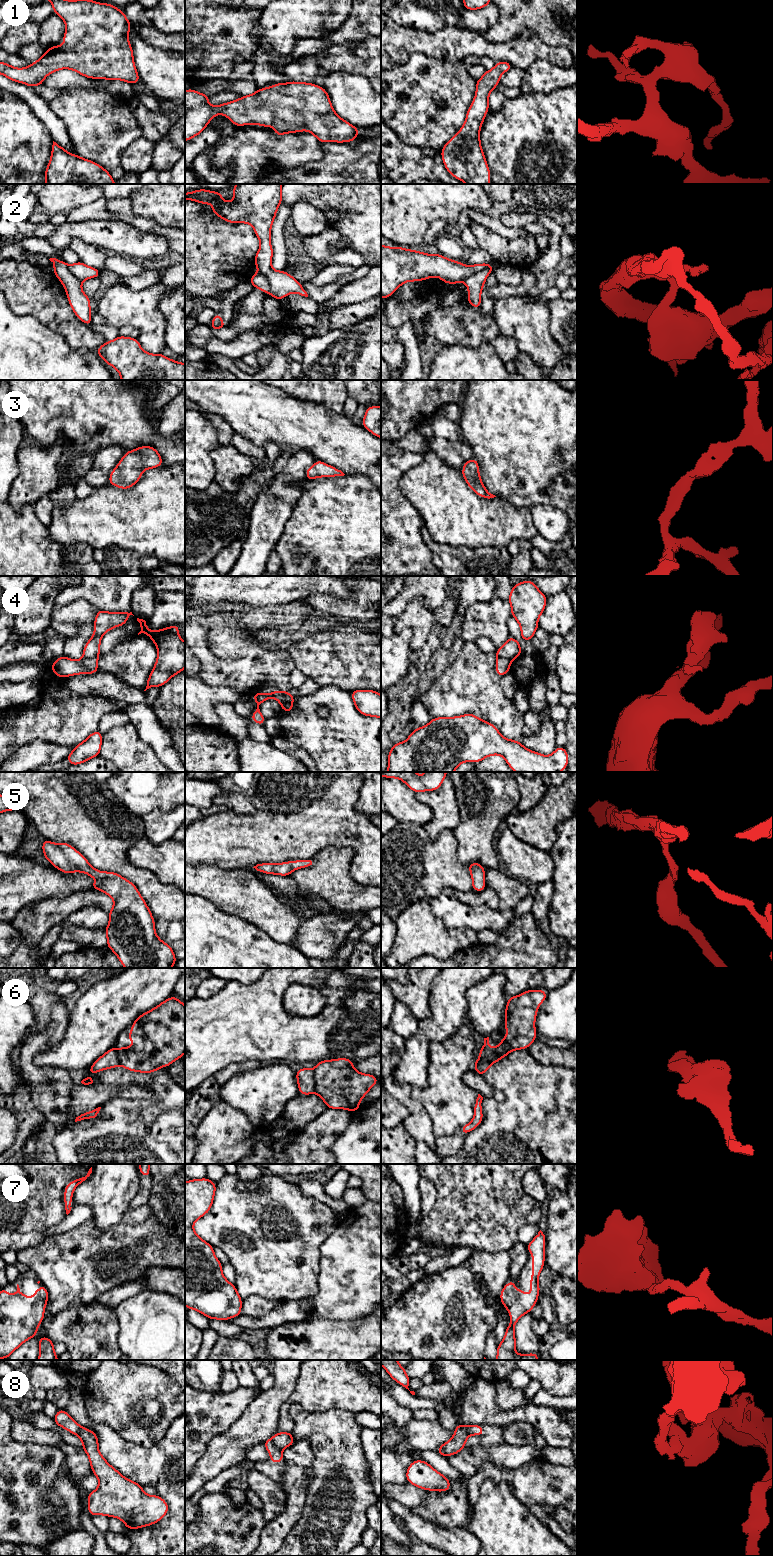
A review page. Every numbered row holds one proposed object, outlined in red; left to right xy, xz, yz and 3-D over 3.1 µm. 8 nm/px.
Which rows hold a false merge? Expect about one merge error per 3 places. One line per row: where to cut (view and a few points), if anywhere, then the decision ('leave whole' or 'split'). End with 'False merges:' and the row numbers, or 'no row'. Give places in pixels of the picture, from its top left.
1: cut none; leave whole
2: cut yz (489, 271), (474, 272), (463, 280); split
3: cut none; leave whole
4: cut xy (83, 656), (97, 658); split
5: cut none; leave whole
6: cut xz (313, 1069), (316, 1091); split
7: cut none; leave whole
8: cut xz (270, 1439), (281, 1450); split
False merges: 2, 4, 6, 8

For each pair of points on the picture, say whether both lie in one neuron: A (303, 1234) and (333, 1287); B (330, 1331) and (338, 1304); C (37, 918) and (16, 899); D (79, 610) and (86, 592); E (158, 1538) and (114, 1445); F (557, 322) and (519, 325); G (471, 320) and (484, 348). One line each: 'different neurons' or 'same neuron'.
A: different neurons
B: different neurons
C: different neurons
D: different neurons
E: same neuron
F: different neurons
G: different neurons

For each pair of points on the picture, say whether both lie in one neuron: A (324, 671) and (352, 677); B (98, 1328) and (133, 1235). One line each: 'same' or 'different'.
A: same
B: different

